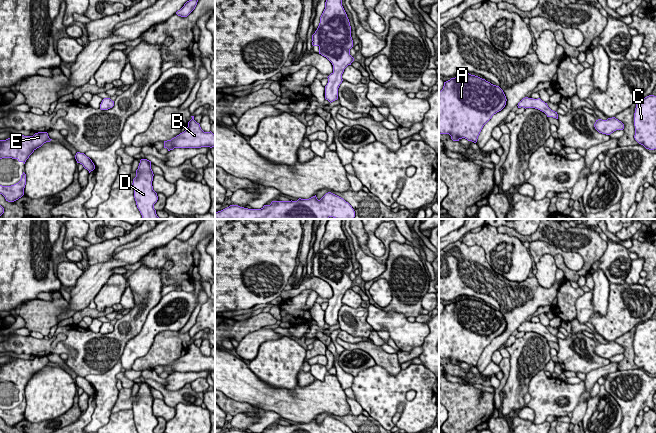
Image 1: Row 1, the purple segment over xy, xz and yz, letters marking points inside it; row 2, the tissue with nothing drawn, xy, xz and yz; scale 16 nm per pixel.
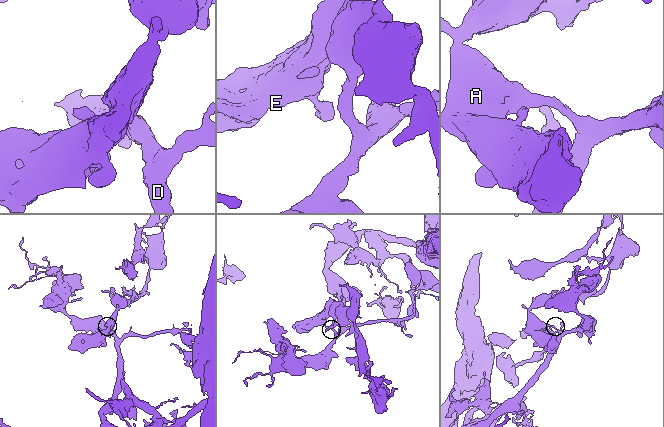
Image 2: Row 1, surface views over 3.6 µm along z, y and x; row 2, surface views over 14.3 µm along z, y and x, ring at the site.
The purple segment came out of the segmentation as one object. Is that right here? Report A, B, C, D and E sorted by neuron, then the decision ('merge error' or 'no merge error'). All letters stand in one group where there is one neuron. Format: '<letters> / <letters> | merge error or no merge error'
A B C D E | no merge error

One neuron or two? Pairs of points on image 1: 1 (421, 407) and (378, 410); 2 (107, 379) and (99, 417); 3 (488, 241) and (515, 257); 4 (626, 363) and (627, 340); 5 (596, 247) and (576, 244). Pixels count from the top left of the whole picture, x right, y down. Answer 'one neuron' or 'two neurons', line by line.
1: one neuron
2: one neuron
3: one neuron
4: one neuron
5: one neuron

